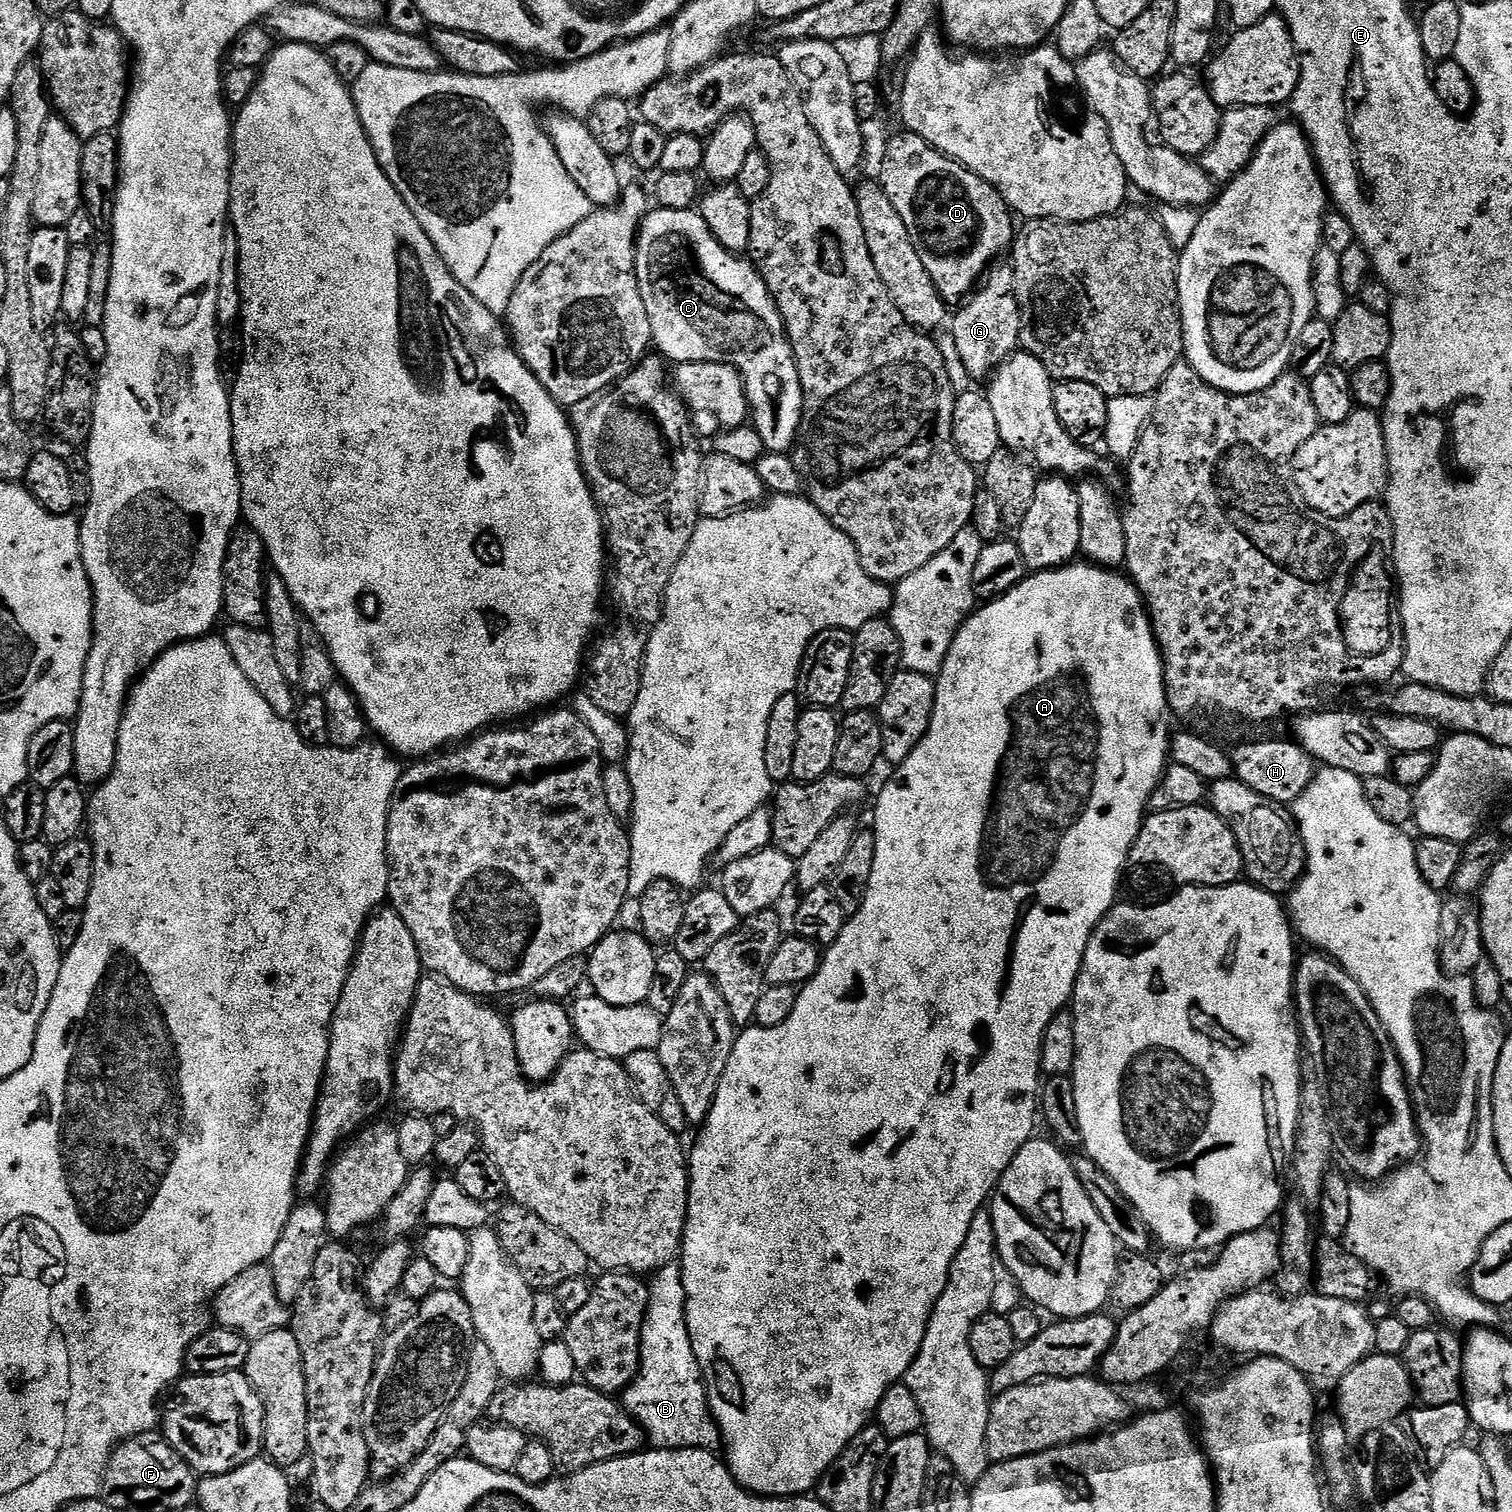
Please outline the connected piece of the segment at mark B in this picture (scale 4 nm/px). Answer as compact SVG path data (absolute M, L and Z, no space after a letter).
M673 1262L651 1277L648 1287L648 1317L644 1320L644 1334L640 1343L640 1373L636 1381L622 1393L624 1408L642 1425L647 1439L662 1448L721 1447L720 1427L712 1417L712 1405L708 1403L708 1386L704 1382L704 1369L694 1354L692 1335L688 1329L688 1307L684 1289L684 1273L679 1263Z

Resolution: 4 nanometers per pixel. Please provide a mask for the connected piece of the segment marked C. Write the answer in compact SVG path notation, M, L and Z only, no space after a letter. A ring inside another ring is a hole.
M659 206L653 207L653 209L653 212L651 209L641 219L640 231L636 233L636 277L638 278L638 286L642 294L642 302L646 302L646 314L650 318L652 344L655 351L665 361L671 362L673 365L697 364L698 362L714 362L715 364L731 362L739 369L740 376L744 380L745 394L750 409L750 424L762 438L765 449L769 453L791 453L800 431L801 410L799 403L792 404L792 392L793 396L794 394L799 394L802 390L802 382L798 378L796 355L792 352L788 335L784 333L784 323L780 317L780 311L776 309L776 303L772 301L772 295L768 293L768 287L763 278L760 277L760 273L757 272L756 265L752 263L751 259L723 248L718 242L718 238L714 238L714 234L710 234L710 228L706 226L706 222L701 218L699 211L666 209Z

